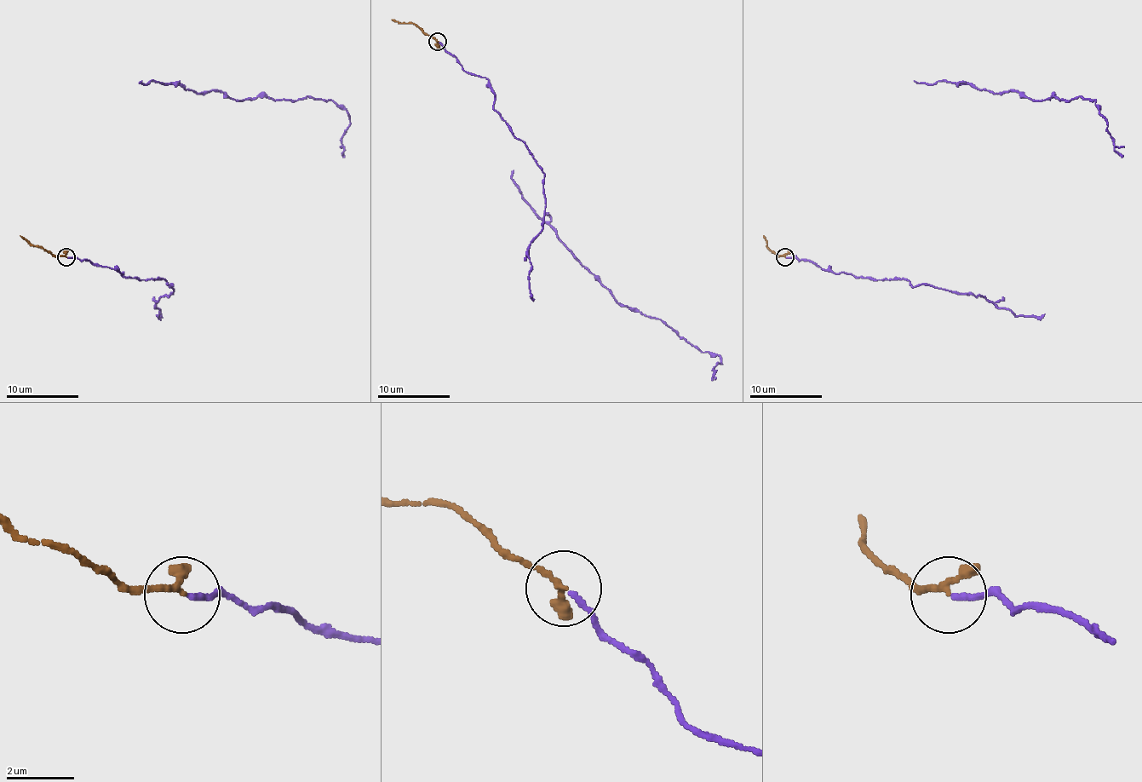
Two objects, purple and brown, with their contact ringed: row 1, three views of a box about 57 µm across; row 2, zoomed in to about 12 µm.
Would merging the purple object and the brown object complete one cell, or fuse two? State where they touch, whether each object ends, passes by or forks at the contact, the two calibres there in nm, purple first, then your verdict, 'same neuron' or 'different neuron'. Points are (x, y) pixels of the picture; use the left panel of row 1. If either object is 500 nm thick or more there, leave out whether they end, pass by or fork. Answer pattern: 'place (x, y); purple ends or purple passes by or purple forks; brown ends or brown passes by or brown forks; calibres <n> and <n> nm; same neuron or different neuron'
place (65, 257); purple ends; brown passes by; calibres 150 and 180 nm; same neuron

